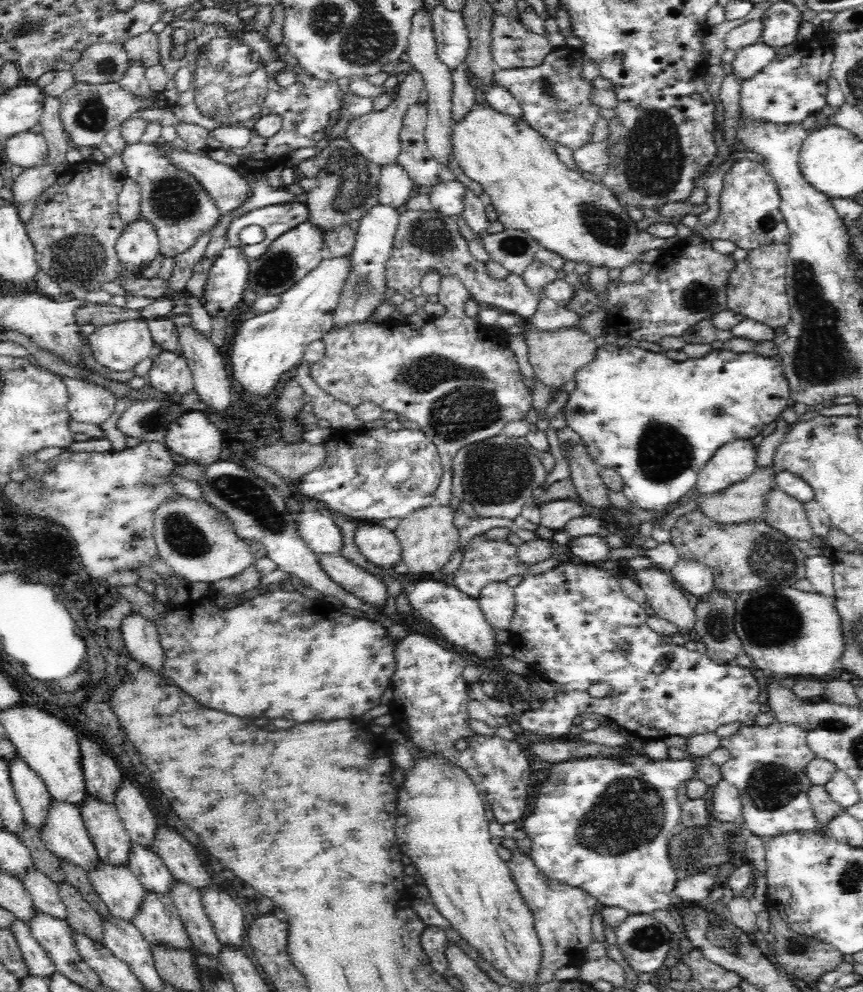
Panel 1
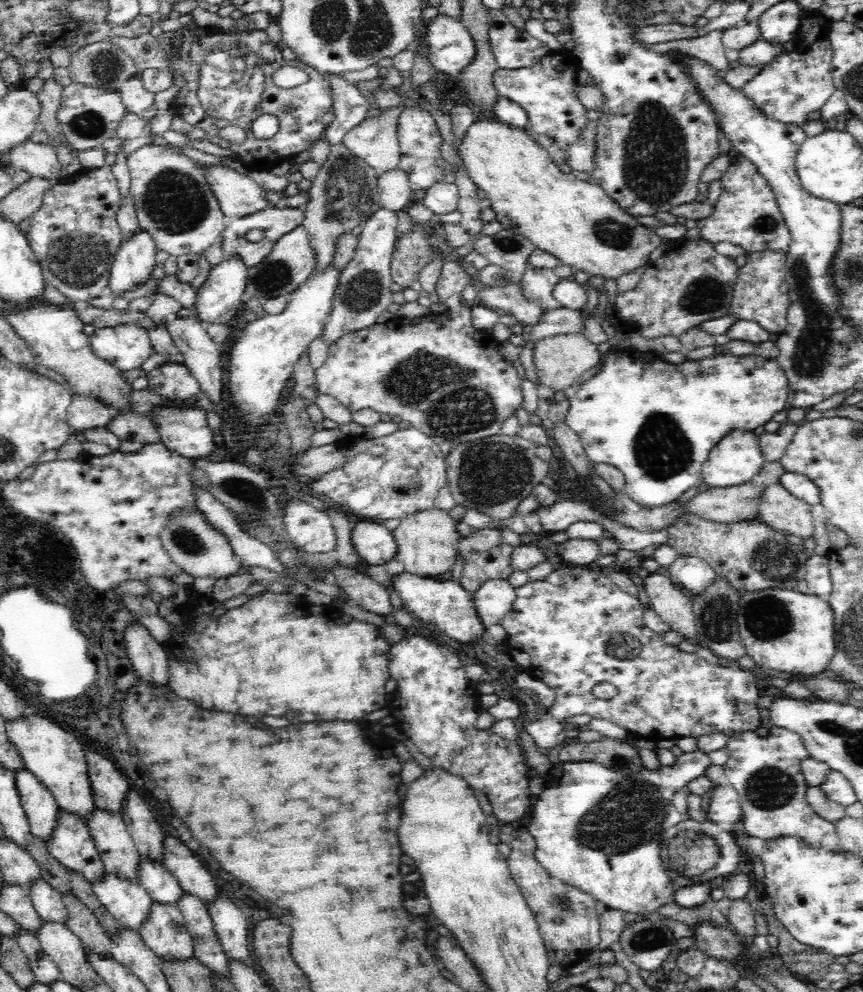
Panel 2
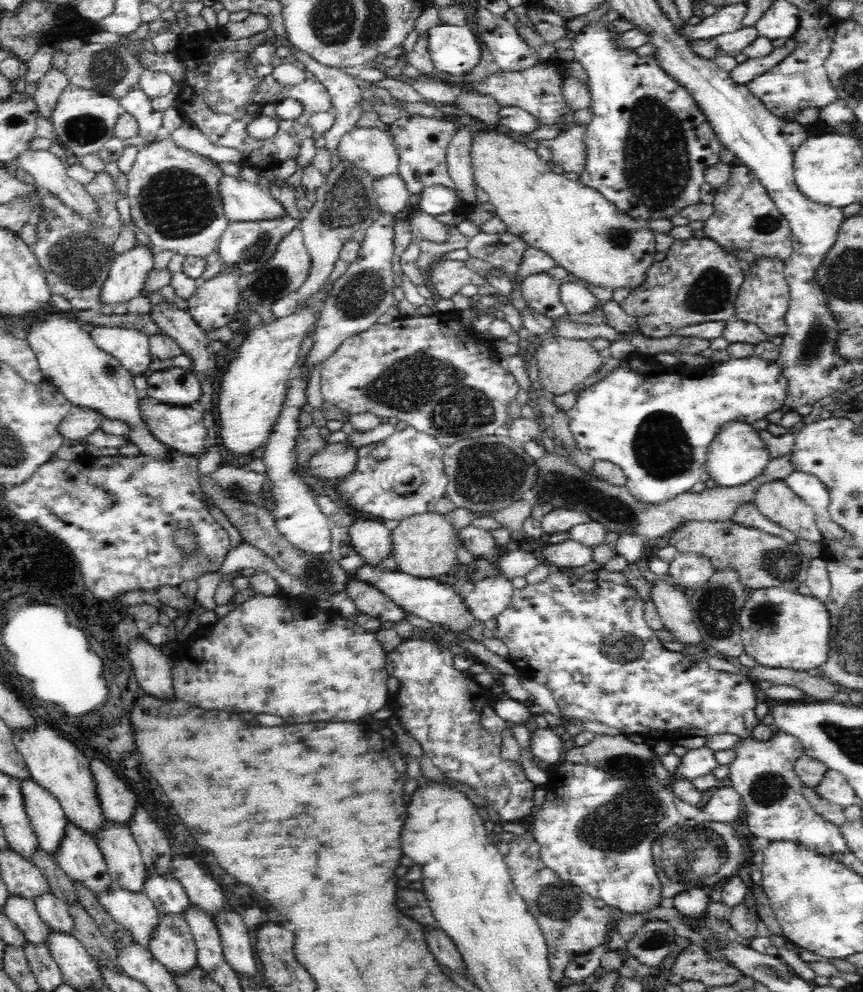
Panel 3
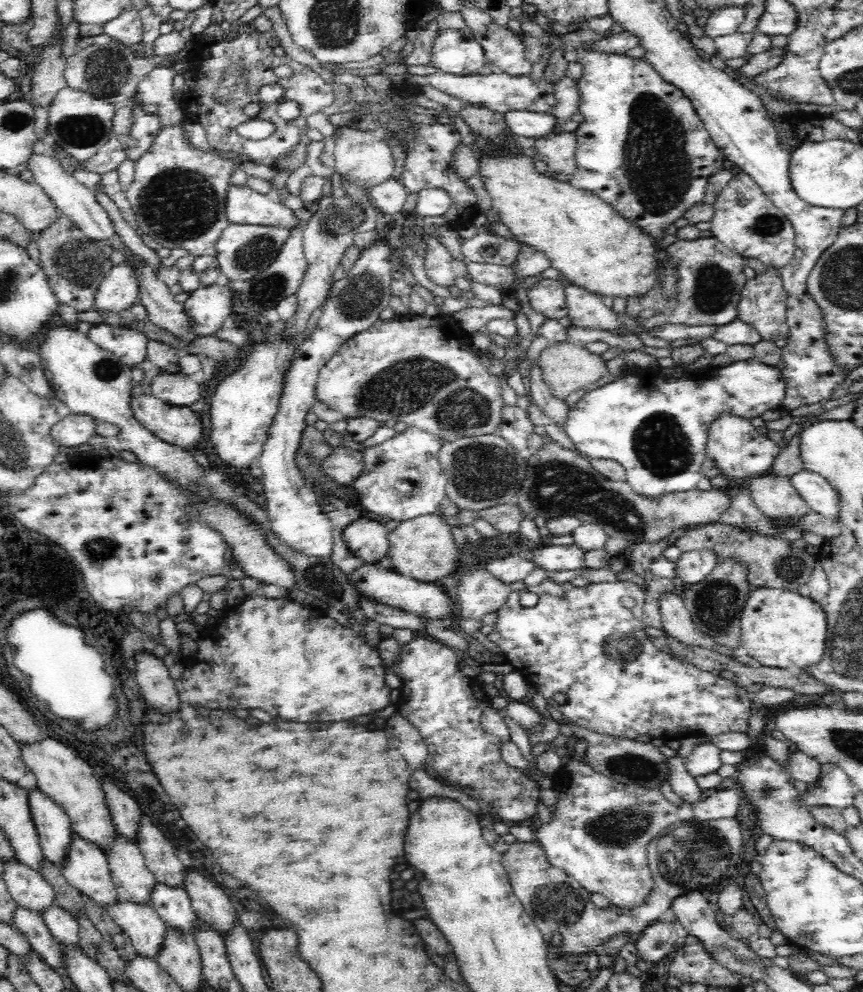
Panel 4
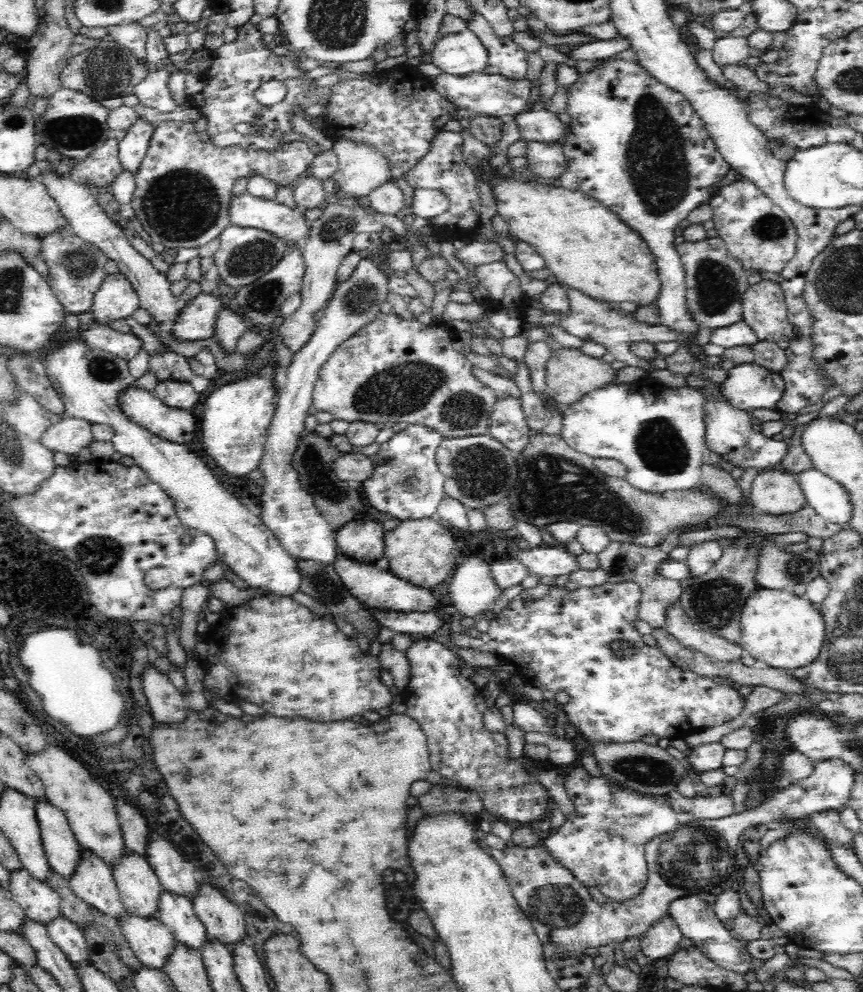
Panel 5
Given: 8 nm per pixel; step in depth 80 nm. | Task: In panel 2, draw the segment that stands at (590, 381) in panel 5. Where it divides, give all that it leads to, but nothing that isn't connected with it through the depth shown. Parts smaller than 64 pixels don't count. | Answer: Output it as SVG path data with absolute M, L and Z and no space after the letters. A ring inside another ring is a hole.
M558 334L535 342L533 362L539 382L561 395L579 376L587 376L597 369L602 360L598 345L590 342L583 334Z

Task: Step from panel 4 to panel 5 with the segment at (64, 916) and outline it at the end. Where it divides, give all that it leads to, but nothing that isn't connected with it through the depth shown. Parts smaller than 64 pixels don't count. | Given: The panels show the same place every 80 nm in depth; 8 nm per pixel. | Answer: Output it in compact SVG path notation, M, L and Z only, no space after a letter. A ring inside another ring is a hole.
M58 916L58 920L48 924L47 932L72 964L90 963L84 932L72 920Z

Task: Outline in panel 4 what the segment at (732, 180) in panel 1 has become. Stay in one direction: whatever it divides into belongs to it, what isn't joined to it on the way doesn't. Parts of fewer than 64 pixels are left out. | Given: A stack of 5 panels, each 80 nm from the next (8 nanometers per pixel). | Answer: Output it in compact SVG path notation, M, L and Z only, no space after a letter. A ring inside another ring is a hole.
M734 172L733 177L722 189L713 203L710 232L730 250L745 260L758 258L766 268L781 269L795 253L793 224L784 218L783 212L766 196L766 193L746 172Z

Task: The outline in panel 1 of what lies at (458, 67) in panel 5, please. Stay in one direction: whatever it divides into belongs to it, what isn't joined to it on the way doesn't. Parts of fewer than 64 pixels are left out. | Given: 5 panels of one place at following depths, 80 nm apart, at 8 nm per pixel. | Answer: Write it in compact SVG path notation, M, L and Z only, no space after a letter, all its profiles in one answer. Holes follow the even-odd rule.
M440 1L431 11L436 53L452 72L465 62L469 51L469 36L462 11L446 8L444 1Z

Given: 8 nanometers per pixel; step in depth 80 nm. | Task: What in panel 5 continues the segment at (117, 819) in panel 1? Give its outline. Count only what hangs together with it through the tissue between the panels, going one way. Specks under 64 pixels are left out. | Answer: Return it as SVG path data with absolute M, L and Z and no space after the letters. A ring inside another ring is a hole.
M126 849L126 856L113 868L113 877L127 910L140 920L158 919L159 896L164 888L147 860Z

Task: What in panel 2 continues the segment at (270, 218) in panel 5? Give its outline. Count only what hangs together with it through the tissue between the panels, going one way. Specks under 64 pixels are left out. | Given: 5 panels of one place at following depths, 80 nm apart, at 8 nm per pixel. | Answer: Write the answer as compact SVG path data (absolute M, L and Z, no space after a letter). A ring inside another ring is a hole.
M205 164L208 183L228 220L242 219L248 215L274 208L265 191L248 175L238 173L230 167Z

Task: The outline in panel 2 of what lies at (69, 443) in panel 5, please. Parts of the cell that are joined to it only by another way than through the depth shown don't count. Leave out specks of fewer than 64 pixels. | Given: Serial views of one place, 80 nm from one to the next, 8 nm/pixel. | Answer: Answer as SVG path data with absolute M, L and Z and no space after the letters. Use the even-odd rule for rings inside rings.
M71 394L70 406L67 412L67 421L70 431L84 432L85 428L98 428L105 426L111 420L107 406L94 402L91 396Z

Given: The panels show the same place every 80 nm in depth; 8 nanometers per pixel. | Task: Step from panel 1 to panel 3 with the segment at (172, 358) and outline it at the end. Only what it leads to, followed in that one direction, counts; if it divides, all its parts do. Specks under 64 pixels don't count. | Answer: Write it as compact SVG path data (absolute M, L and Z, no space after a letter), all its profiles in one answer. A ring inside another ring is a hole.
M184 368L156 371L147 378L148 396L169 405L190 406L198 402L202 389L199 378Z

